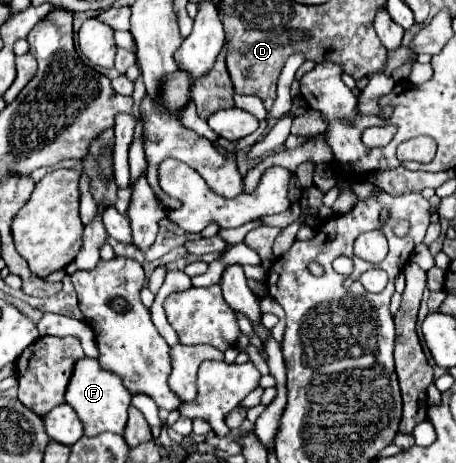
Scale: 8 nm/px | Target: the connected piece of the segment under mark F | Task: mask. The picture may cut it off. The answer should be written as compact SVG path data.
M92 358L78 360L78 364L74 368L74 376L66 390L66 402L80 416L86 436L98 436L102 432L122 434L126 420L128 420L130 400L132 400L132 394L126 390L120 376L102 372L102 368L98 368L98 360L92 360Z

